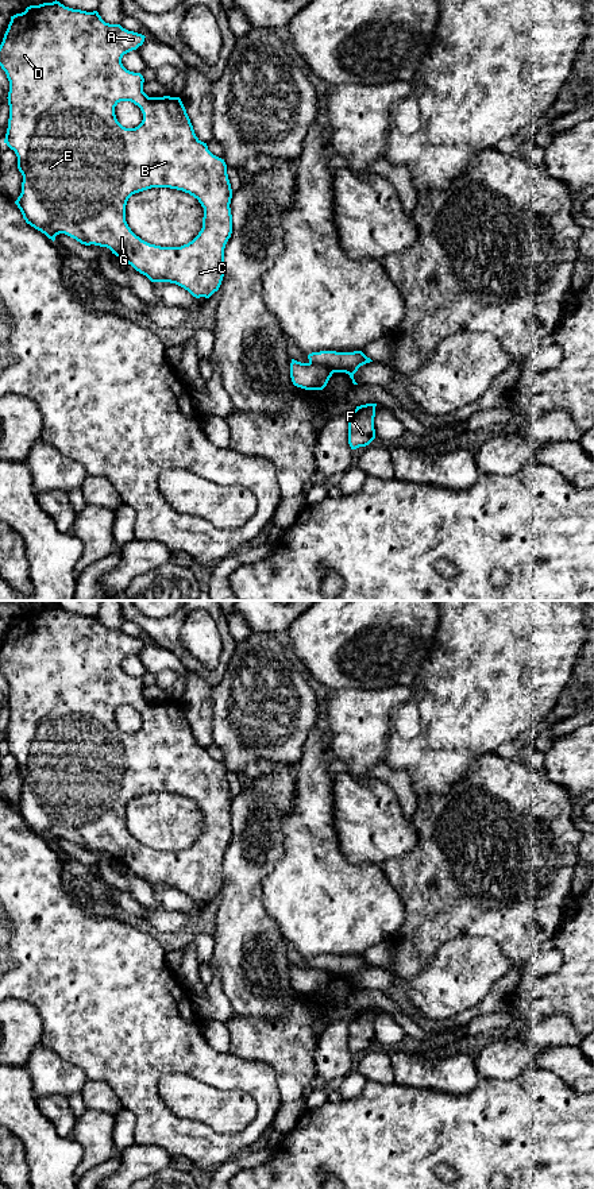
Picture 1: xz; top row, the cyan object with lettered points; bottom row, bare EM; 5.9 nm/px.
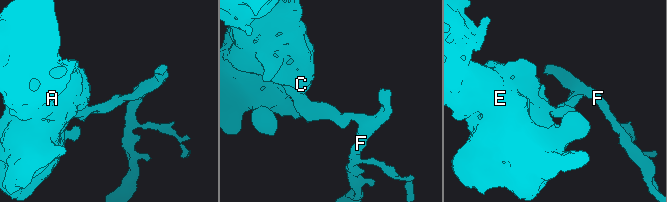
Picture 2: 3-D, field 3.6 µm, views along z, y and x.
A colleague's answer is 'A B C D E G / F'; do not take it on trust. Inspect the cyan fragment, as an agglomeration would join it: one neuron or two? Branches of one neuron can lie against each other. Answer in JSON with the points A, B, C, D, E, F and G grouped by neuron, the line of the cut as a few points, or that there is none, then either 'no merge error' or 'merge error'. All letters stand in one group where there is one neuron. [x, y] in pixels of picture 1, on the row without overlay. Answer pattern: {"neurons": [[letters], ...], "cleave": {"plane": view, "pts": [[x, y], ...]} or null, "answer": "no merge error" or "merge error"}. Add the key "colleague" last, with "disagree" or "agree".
{"neurons": [["A", "B", "C", "D", "E", "G"], ["F"]], "cleave": {"plane": "xz", "pts": [[309, 965], [321, 968], [334, 976]]}, "answer": "merge error", "colleague": "agree"}

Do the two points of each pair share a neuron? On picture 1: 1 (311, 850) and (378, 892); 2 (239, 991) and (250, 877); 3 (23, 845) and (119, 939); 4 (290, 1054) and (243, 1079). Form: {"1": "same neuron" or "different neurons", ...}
{"1": "same neuron", "2": "same neuron", "3": "same neuron", "4": "different neurons"}

